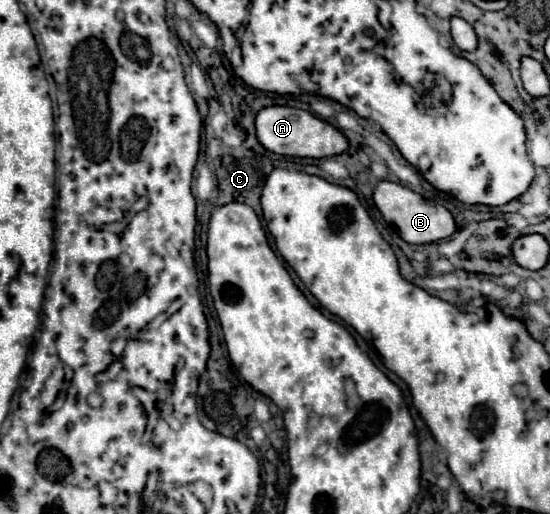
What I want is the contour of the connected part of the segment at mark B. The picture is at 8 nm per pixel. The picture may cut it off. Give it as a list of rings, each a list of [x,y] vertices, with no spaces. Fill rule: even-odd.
[[[382,180],[382,182],[378,182],[372,198],[374,198],[376,208],[384,216],[384,220],[394,224],[400,232],[400,238],[410,242],[410,244],[432,244],[432,242],[438,242],[442,238],[448,238],[450,234],[456,232],[454,218],[444,206],[424,200],[420,194],[412,192],[410,188],[406,188],[402,184]]]

